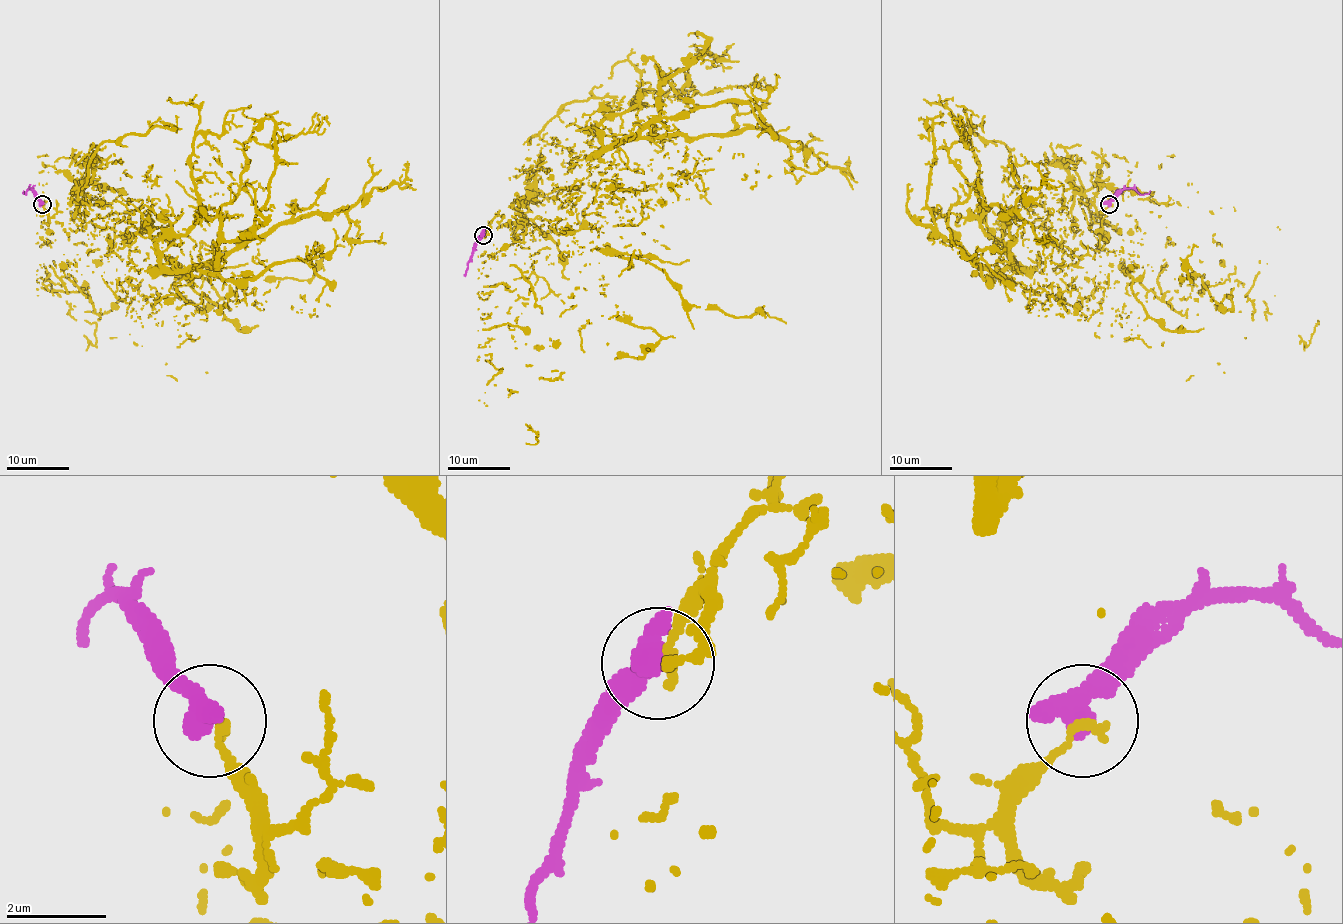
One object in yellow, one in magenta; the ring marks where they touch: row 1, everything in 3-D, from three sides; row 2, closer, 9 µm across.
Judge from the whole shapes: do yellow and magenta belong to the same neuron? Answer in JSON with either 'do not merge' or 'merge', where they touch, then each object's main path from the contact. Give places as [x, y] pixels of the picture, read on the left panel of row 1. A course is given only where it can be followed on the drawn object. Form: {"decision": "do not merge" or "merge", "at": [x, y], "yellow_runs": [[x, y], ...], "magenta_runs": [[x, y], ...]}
{"decision": "do not merge", "at": [42, 204], "yellow_runs": [[42, 203], [98, 185], [132, 236], [148, 197], [190, 276], [143, 306], [177, 273], [242, 331], [345, 247]], "magenta_runs": [[42, 203], [30, 188], [25, 194], [24, 191]]}

